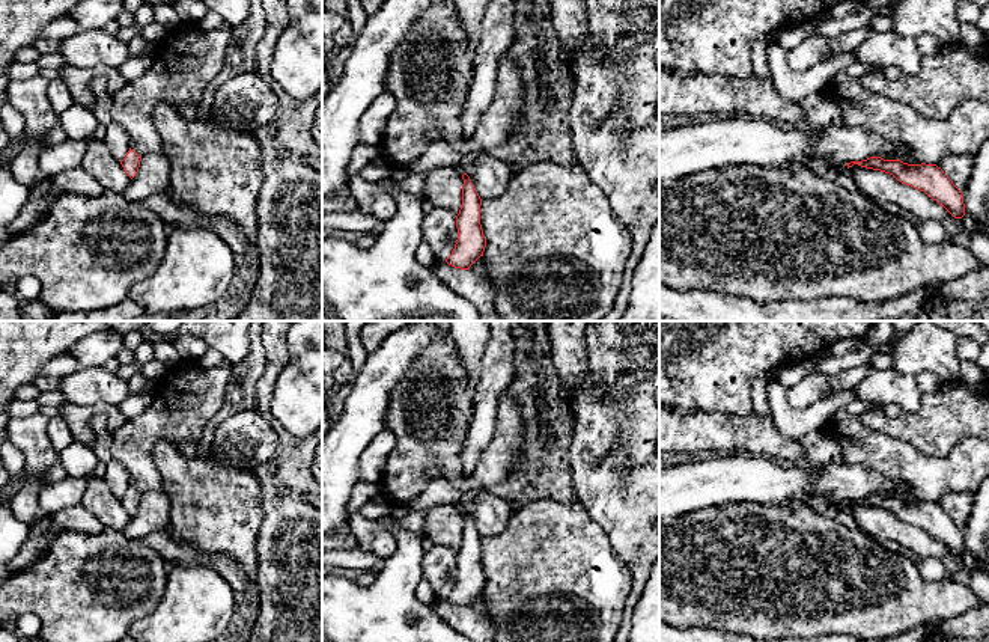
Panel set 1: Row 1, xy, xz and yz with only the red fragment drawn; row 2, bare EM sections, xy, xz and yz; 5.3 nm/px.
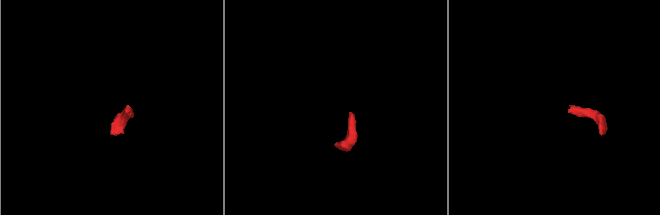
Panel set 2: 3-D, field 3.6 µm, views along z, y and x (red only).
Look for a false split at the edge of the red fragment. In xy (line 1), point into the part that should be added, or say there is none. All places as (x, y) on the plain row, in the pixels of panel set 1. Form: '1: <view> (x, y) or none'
1: none

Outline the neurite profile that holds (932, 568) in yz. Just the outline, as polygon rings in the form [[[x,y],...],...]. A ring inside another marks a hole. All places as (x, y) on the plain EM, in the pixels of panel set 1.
[[[935,556],[921,558],[917,561],[917,565],[920,568],[920,574],[923,580],[926,582],[936,583],[944,580],[948,574],[944,562]]]

